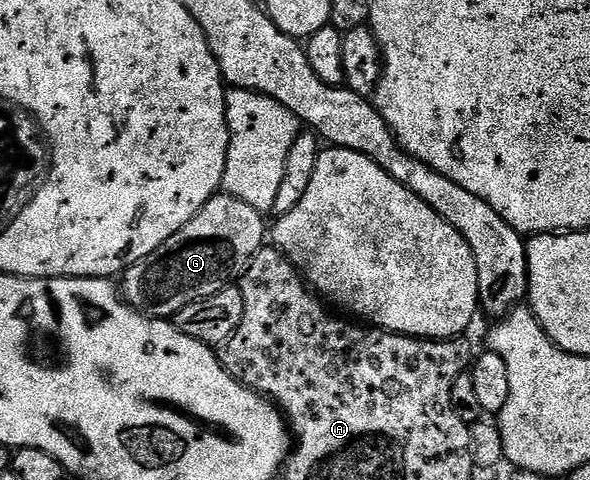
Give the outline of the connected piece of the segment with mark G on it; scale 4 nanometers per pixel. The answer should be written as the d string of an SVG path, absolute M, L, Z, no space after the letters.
M219 193L213 195L212 198L208 200L205 205L200 208L198 215L192 217L192 221L188 221L188 225L184 225L184 229L180 229L172 237L168 237L168 241L164 241L164 245L160 245L160 249L156 249L147 259L142 259L136 265L126 268L120 276L120 294L126 303L134 308L134 310L139 311L142 315L149 315L152 319L165 319L169 320L176 314L180 309L184 309L188 305L192 305L196 301L200 301L204 297L212 297L218 291L223 291L231 280L238 281L241 280L242 275L248 268L250 268L250 263L256 257L256 253L261 251L264 244L268 239L268 223L265 223L263 212L252 209L252 205L248 205L244 201L240 201L236 197L227 195L225 193Z

